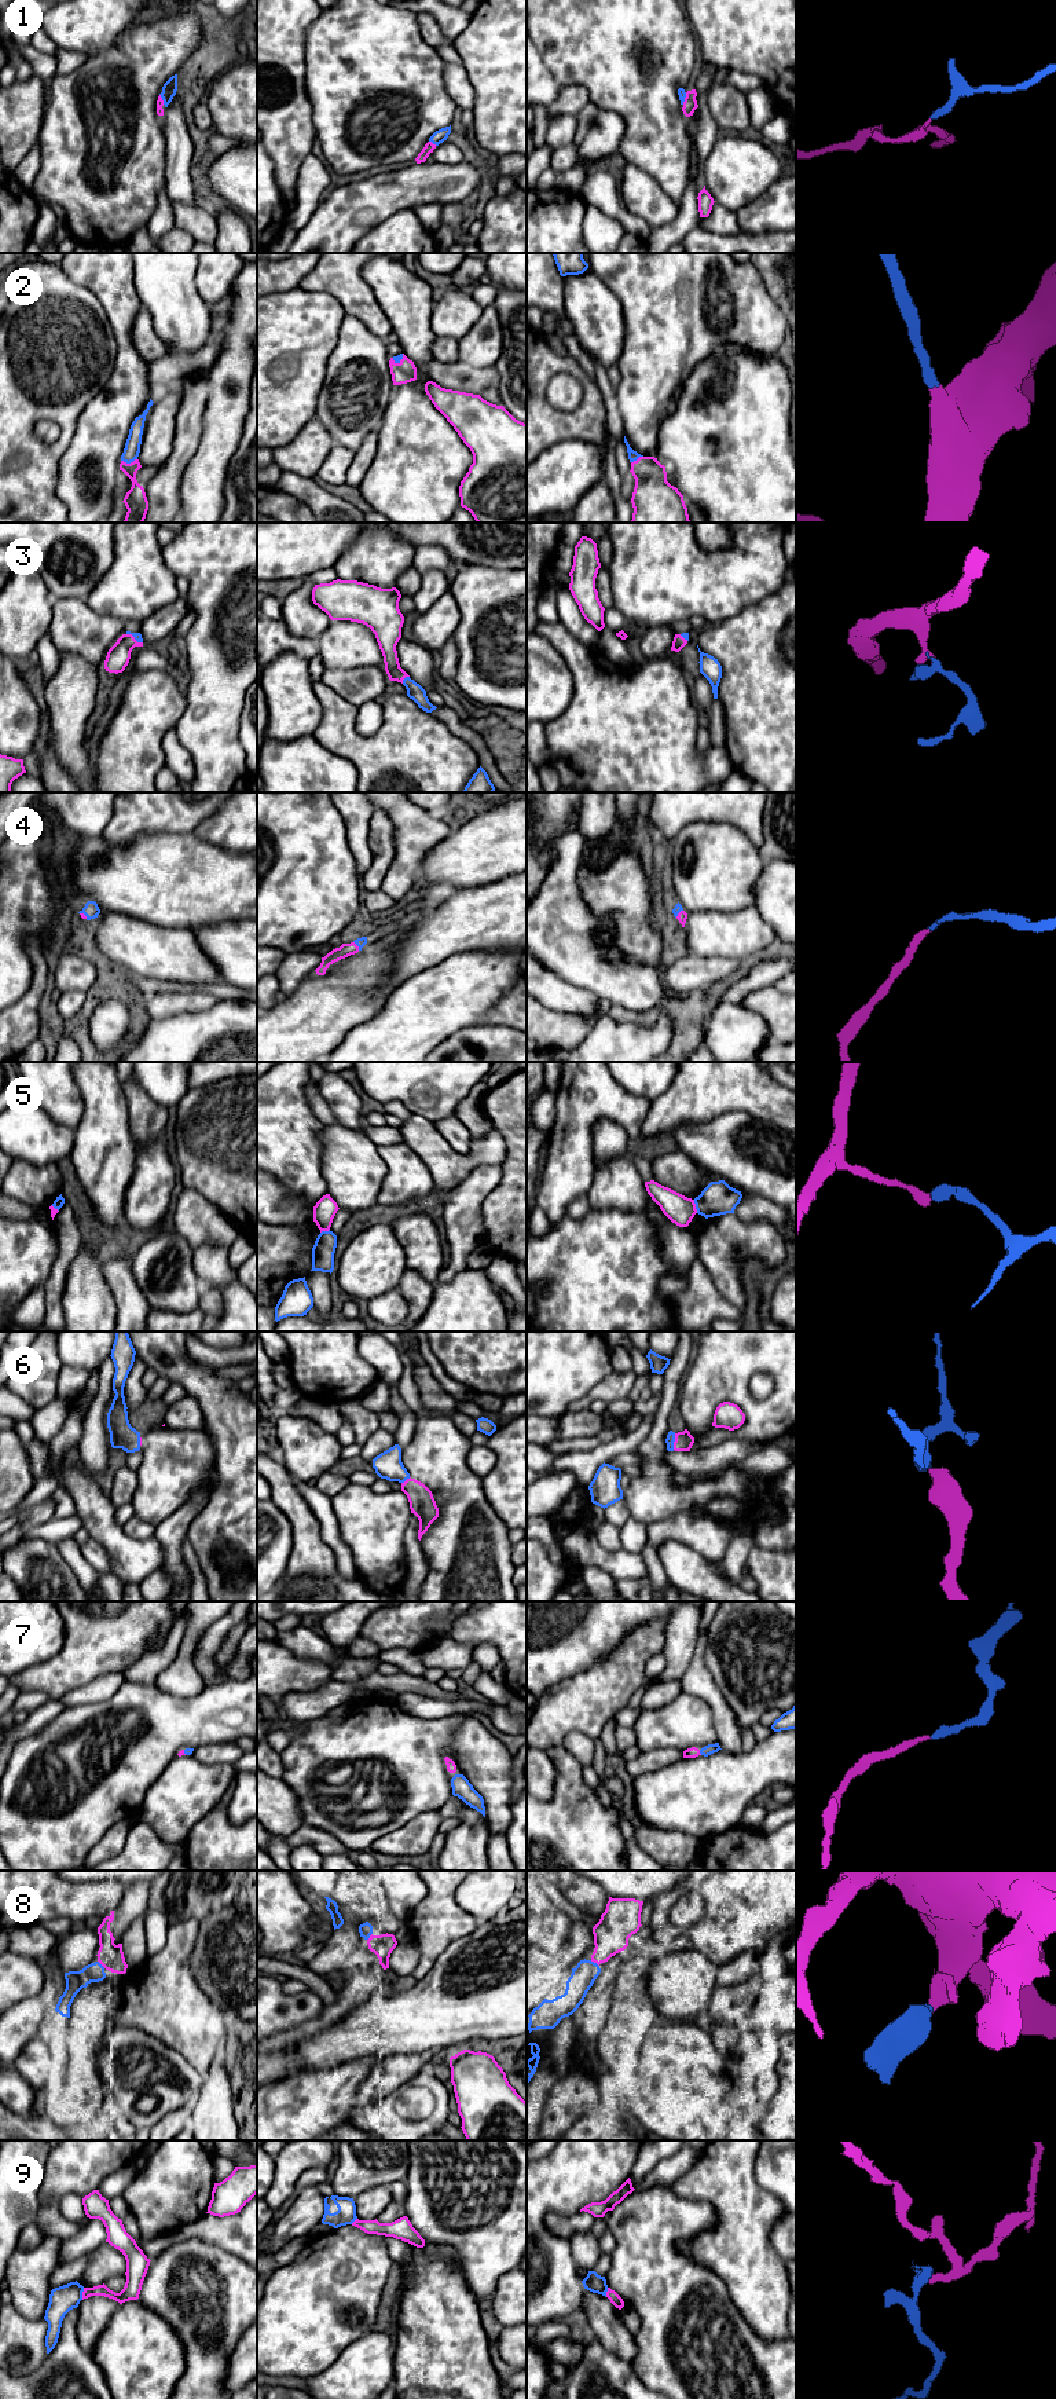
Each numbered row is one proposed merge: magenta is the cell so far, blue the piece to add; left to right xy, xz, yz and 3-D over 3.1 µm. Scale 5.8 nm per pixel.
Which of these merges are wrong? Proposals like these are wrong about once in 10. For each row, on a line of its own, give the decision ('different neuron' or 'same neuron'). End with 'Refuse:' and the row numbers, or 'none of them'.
1: same neuron
2: same neuron
3: same neuron
4: same neuron
5: different neuron
6: same neuron
7: same neuron
8: same neuron
9: different neuron
Refuse: 5, 9

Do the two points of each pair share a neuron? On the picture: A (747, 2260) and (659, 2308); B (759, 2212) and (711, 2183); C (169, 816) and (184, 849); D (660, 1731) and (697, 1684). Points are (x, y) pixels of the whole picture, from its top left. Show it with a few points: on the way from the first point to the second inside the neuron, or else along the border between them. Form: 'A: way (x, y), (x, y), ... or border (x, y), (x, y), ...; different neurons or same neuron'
A: border (692, 2258), (708, 2266), (723, 2281), (734, 2304); different neurons
B: way (747, 2207), (723, 2183); same neuron
C: border (191, 831), (145, 834); different neurons
D: border (682, 1691), (700, 1696), (711, 1707), (714, 1716); different neurons

